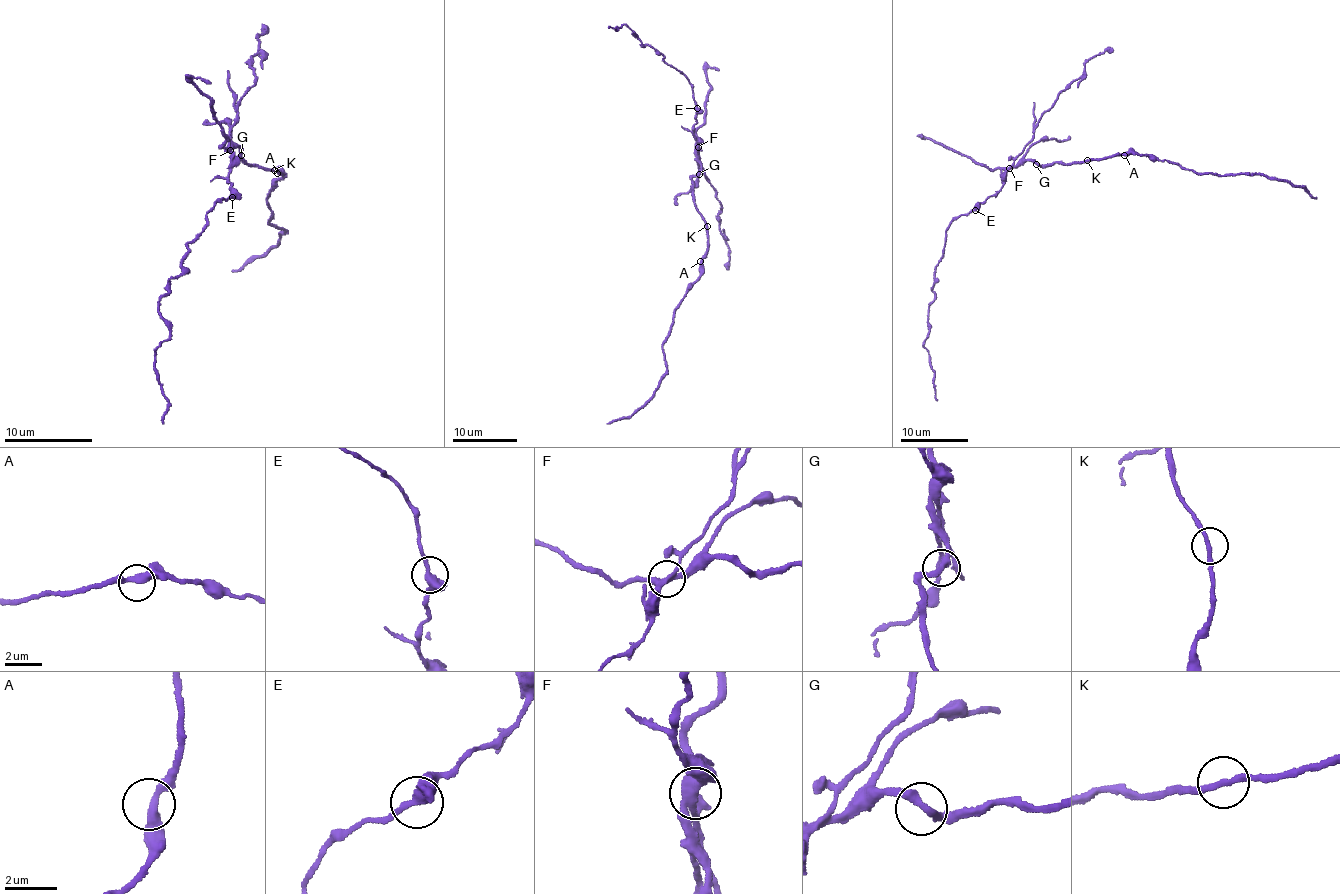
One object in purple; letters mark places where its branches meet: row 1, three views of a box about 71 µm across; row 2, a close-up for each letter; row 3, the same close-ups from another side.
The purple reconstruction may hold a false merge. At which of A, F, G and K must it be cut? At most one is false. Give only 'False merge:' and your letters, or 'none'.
False merge: F

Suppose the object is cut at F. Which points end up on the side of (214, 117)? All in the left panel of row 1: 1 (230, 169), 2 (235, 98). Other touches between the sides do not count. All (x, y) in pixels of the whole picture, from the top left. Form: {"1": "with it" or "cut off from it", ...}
{"1": "cut off from it", "2": "cut off from it"}

